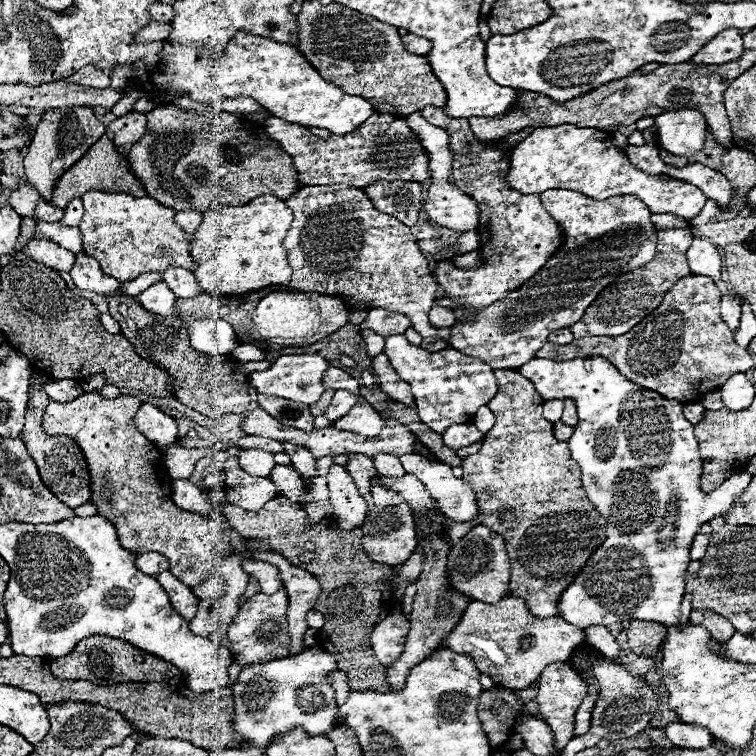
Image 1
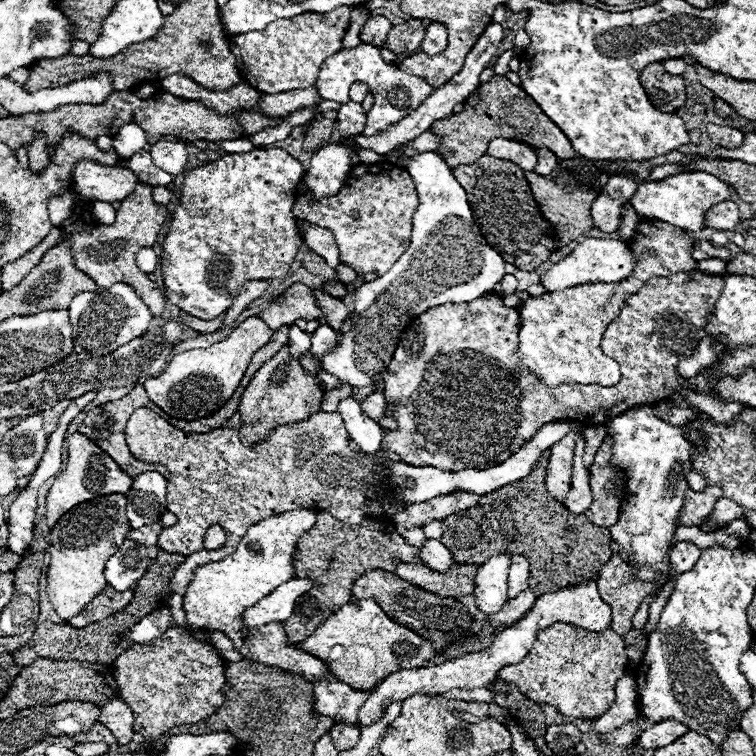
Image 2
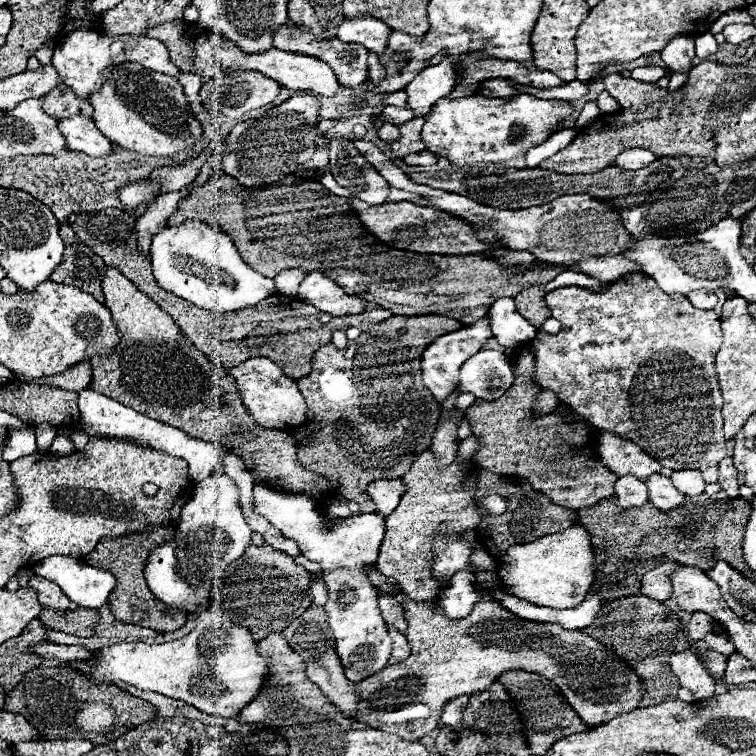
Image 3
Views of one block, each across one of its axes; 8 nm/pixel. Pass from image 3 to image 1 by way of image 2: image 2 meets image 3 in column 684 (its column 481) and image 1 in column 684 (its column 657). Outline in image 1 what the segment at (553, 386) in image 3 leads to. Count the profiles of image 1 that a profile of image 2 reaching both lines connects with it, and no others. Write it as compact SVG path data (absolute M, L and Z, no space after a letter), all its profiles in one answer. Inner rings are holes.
M708 276L680 278L668 290L664 302L622 336L586 336L566 346L548 342L536 356L556 362L602 356L630 382L678 402L698 402L704 394L720 388L732 374L748 372L754 366L752 356L734 342L734 334L724 326L720 318L720 290Z

